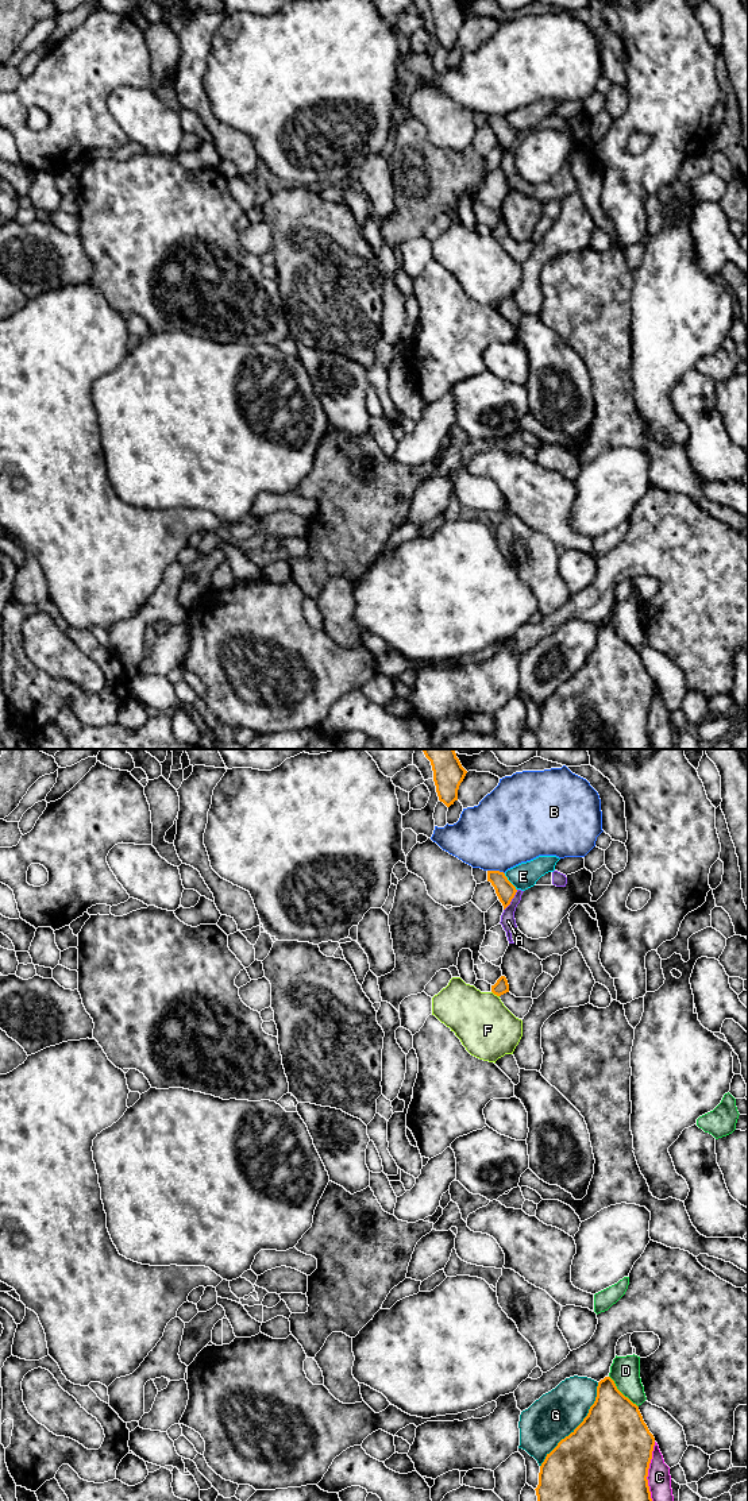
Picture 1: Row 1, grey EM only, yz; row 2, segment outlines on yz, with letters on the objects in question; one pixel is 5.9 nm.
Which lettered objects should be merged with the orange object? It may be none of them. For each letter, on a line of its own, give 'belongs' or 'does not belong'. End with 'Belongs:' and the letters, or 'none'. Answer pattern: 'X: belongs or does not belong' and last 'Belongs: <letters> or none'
A: does not belong
B: does not belong
C: does not belong
D: does not belong
E: does not belong
F: does not belong
G: does not belong
Belongs: none

